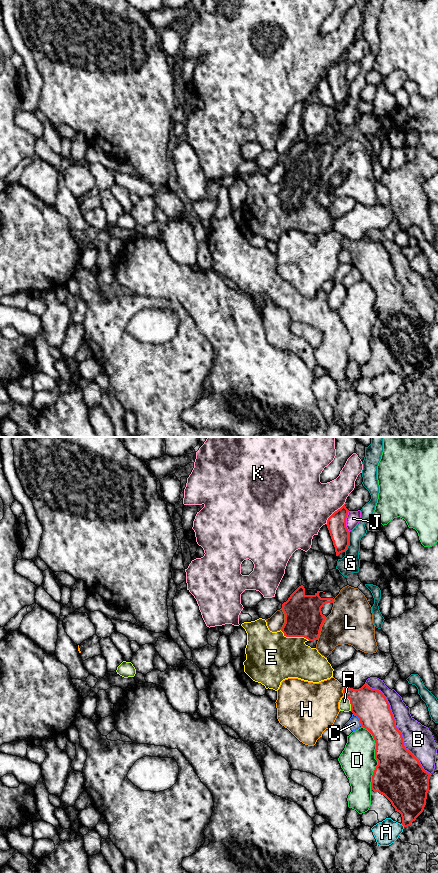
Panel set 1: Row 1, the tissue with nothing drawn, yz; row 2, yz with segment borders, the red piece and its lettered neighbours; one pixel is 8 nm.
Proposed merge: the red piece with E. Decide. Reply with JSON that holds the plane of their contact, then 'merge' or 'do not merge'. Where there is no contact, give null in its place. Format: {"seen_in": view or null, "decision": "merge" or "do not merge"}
{"seen_in": "yz", "decision": "merge"}

